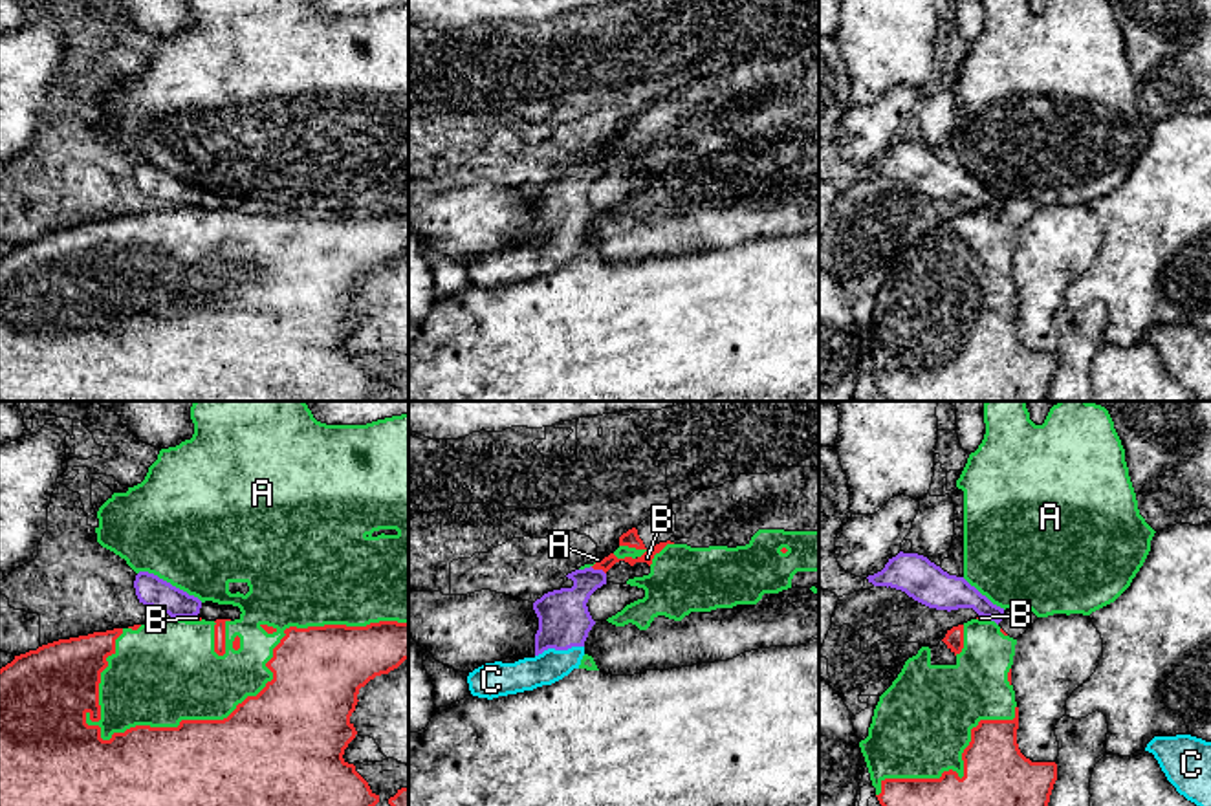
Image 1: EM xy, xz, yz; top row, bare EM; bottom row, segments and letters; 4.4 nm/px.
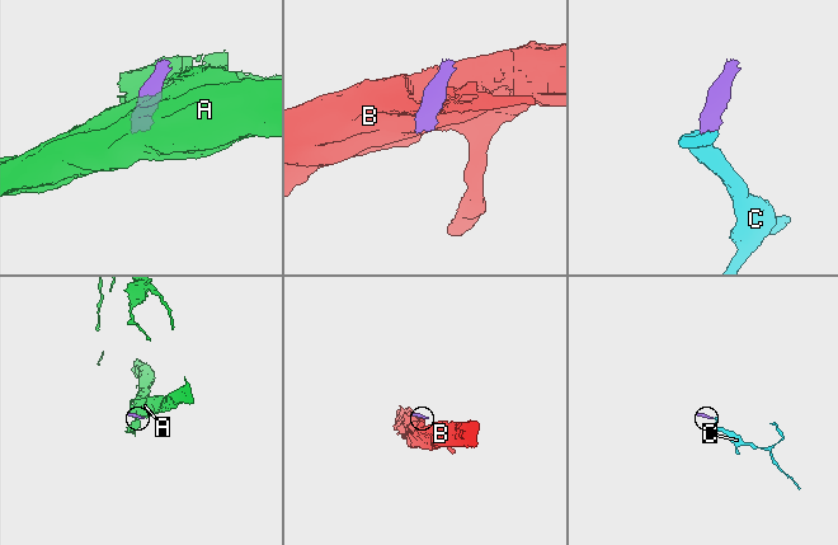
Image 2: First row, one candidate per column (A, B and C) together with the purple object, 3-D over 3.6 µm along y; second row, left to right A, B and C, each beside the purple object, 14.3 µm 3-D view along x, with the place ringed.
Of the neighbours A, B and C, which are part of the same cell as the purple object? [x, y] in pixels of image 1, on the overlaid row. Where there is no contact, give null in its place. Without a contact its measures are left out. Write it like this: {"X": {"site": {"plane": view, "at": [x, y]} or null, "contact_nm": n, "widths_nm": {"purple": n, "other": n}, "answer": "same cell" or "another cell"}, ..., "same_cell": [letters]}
{"A": {"site": {"plane": "xy", "at": [169, 583]}, "contact_nm": 320, "widths_nm": {"purple": 140, "other": 500}, "answer": "another cell"}, "B": {"site": {"plane": "xz", "at": [598, 570]}, "contact_nm": 80, "widths_nm": {"purple": 220, "other": 70}, "answer": "another cell"}, "C": {"site": {"plane": "xz", "at": [559, 649]}, "contact_nm": 220, "widths_nm": {"purple": 220, "other": 140}, "answer": "same cell"}, "same_cell": ["C"]}

